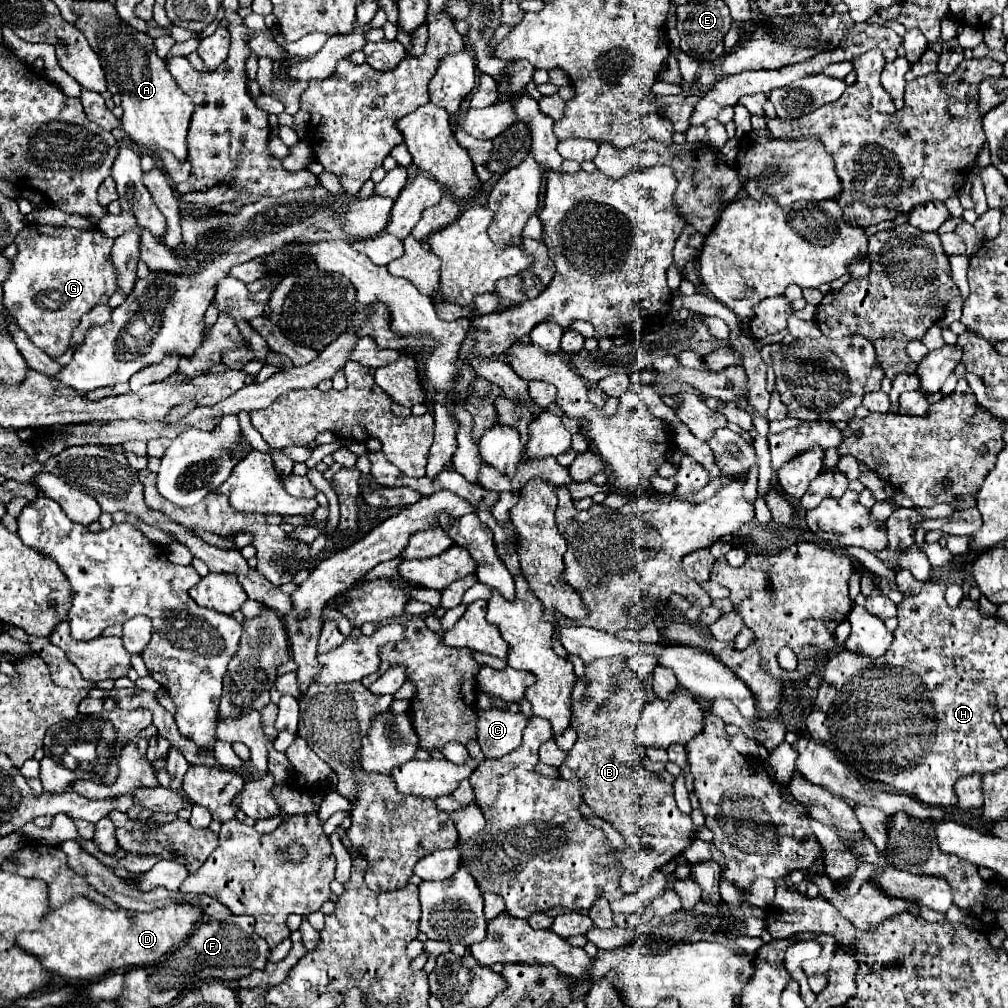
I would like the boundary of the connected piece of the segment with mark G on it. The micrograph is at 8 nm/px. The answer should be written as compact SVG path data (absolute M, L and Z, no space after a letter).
M27 224L15 244L19 254L13 260L9 278L3 282L3 304L37 348L51 358L61 356L69 348L71 332L81 316L99 304L107 304L117 290L115 266L109 258L113 240L99 228L77 230Z

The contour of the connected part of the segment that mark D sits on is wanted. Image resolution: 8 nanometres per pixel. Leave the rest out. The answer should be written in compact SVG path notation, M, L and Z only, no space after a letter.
M73 898L71 904L63 904L43 918L41 932L21 932L17 944L37 956L53 974L91 980L113 970L155 964L163 954L185 942L201 918L203 910L191 904L171 904L169 908L153 912L133 912L123 908L113 912L87 898Z

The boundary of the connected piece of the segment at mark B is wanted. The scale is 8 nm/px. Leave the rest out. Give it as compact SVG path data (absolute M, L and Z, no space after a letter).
M601 658L585 664L585 676L575 680L571 712L577 742L567 762L559 768L561 778L581 782L583 796L595 816L609 822L625 840L623 850L611 850L595 858L601 866L617 866L647 882L651 872L677 858L695 838L689 816L679 812L673 786L643 766L645 746L635 742L635 728L645 706L645 686L627 670L623 658Z

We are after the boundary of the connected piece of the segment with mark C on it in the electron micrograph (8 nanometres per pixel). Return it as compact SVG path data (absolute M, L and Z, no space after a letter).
M489 708L477 712L477 742L485 758L497 760L513 752L521 744L521 734L527 726L527 718L517 712Z

